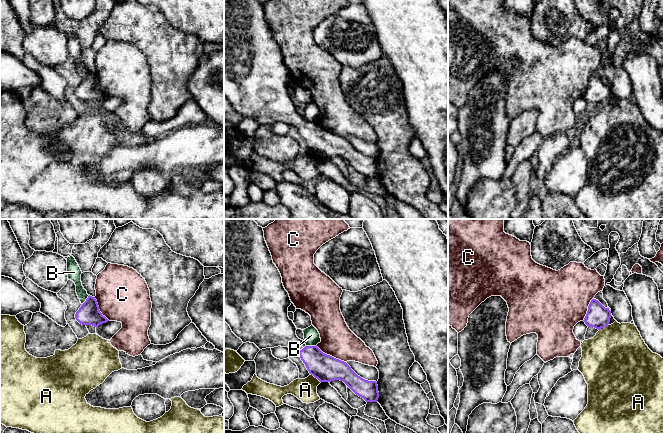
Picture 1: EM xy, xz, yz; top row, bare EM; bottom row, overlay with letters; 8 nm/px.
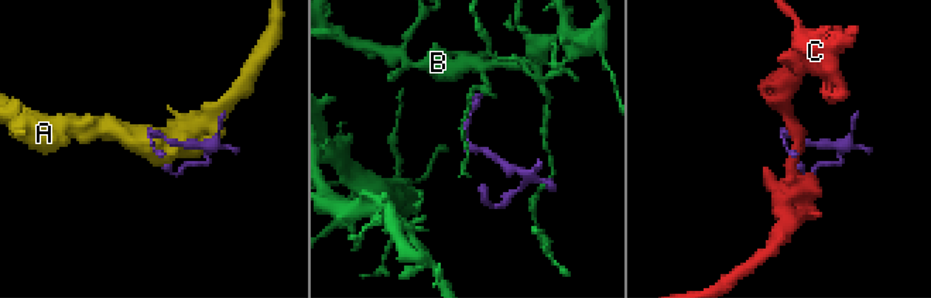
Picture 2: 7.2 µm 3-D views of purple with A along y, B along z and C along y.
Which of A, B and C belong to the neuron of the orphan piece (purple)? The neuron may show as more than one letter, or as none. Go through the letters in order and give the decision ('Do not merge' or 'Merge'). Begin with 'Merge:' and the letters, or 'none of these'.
Merge: none of these
A: Do not merge
B: Do not merge
C: Do not merge

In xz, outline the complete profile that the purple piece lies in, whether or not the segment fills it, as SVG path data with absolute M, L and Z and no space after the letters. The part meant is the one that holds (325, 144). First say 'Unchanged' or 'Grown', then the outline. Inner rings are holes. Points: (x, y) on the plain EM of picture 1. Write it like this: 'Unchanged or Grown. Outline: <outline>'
Grown. Outline: M224 0L224 97L232 108L243 119L254 119L260 126L278 122L295 126L309 149L320 158L343 157L366 178L377 178L376 157L361 154L346 138L323 129L317 121L307 122L297 113L297 104L288 93L291 79L281 50L273 39L263 4L258 0Z

